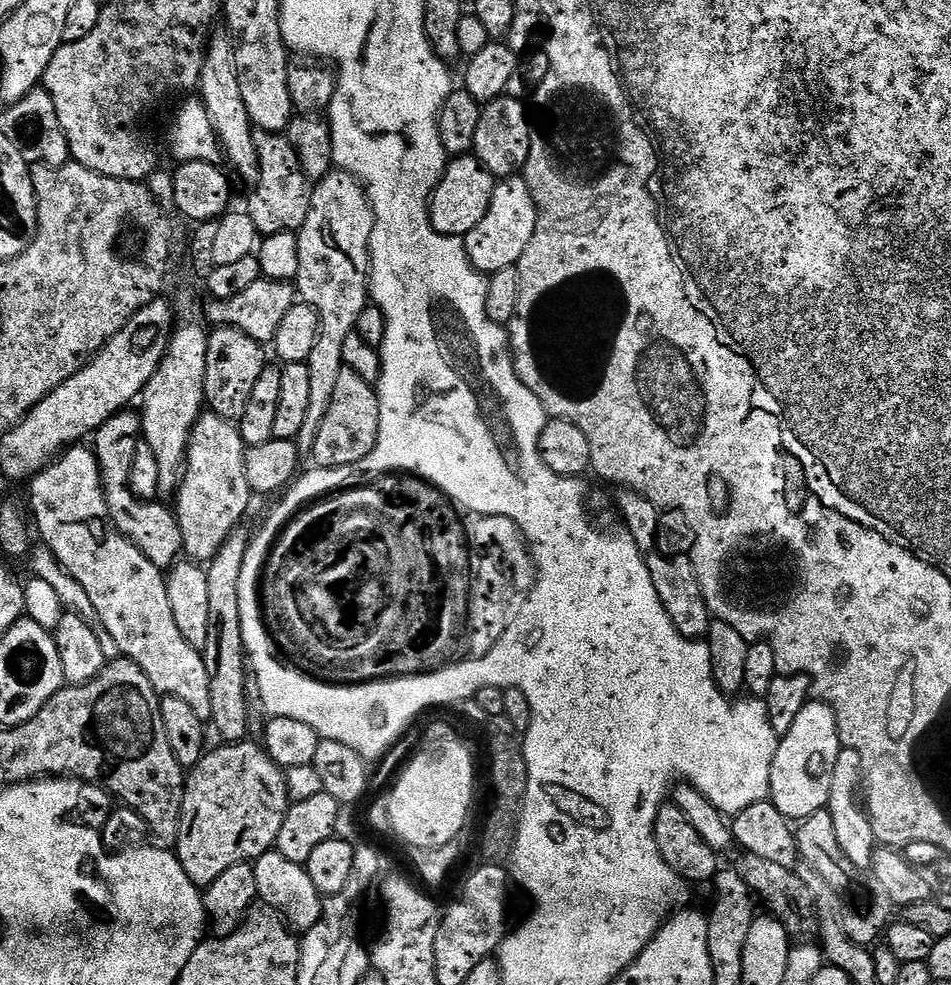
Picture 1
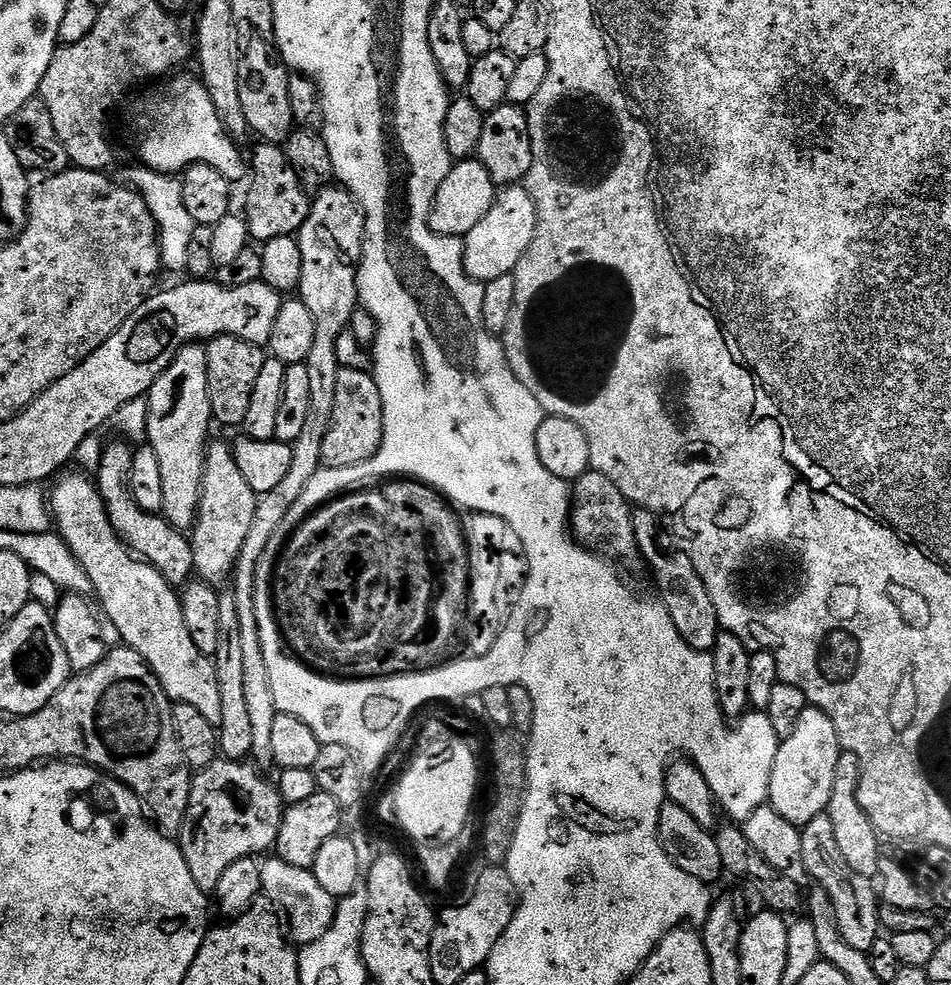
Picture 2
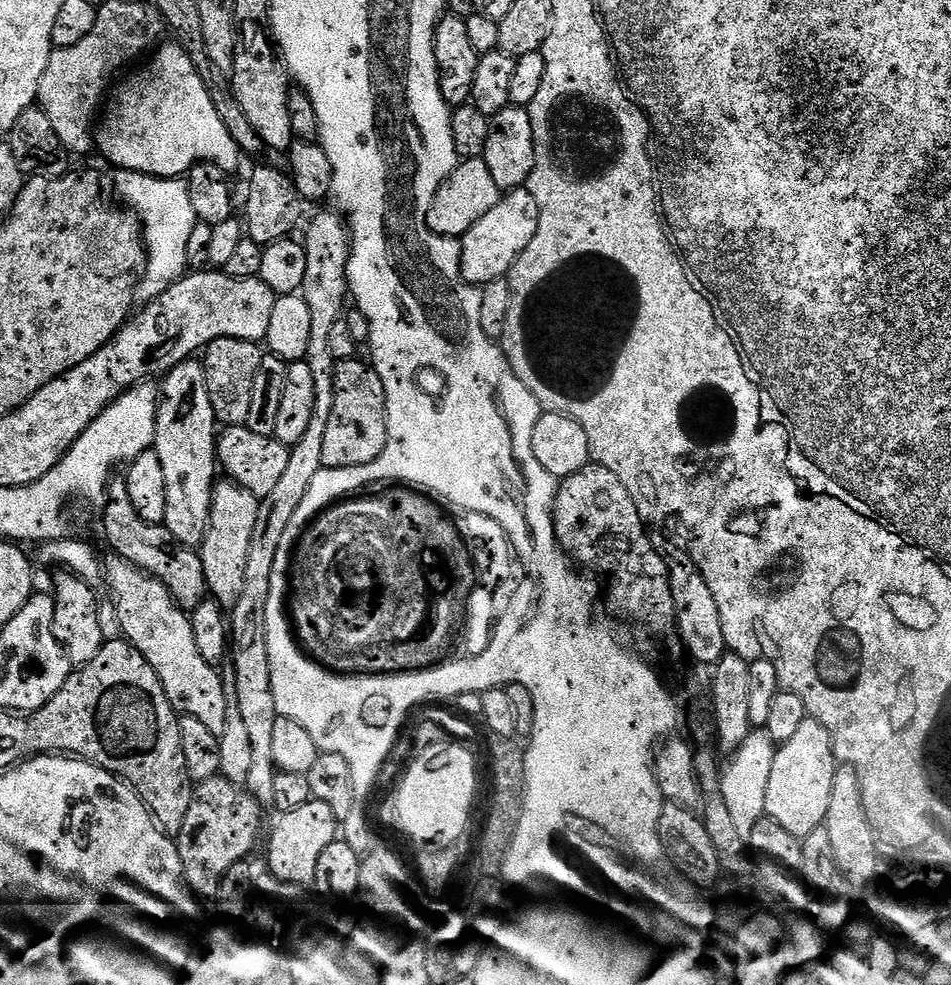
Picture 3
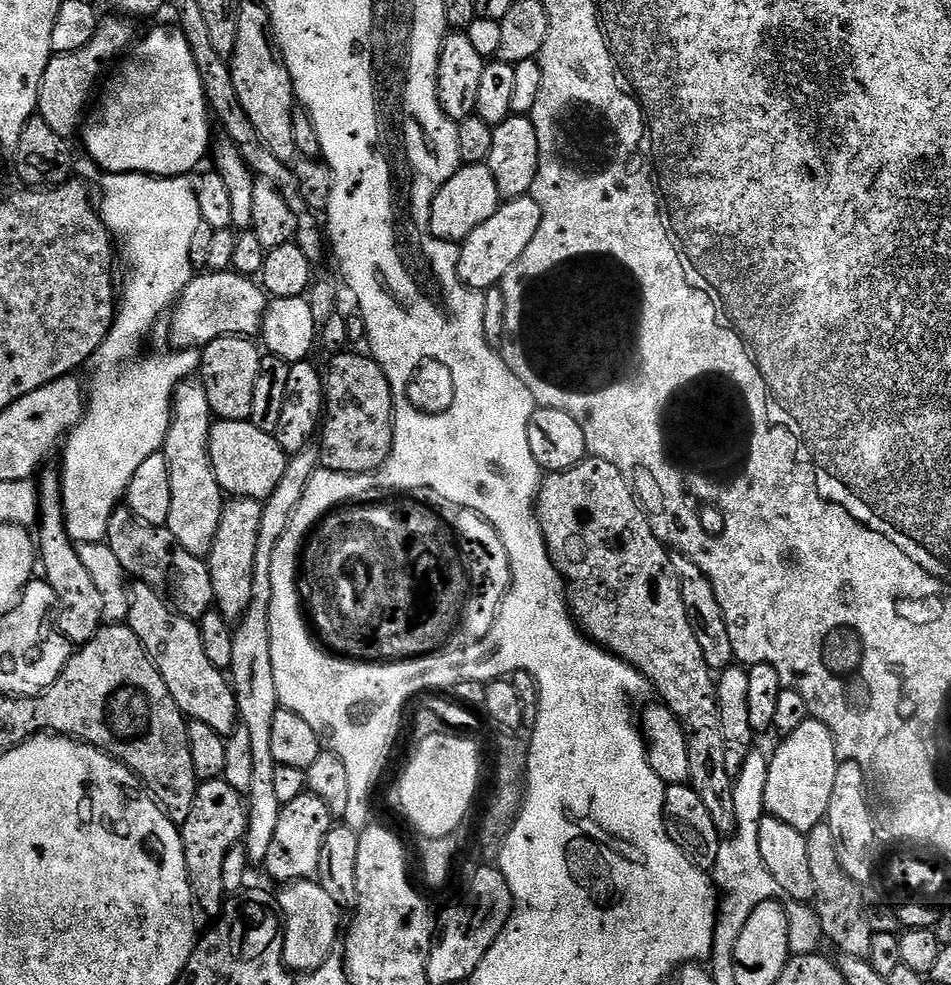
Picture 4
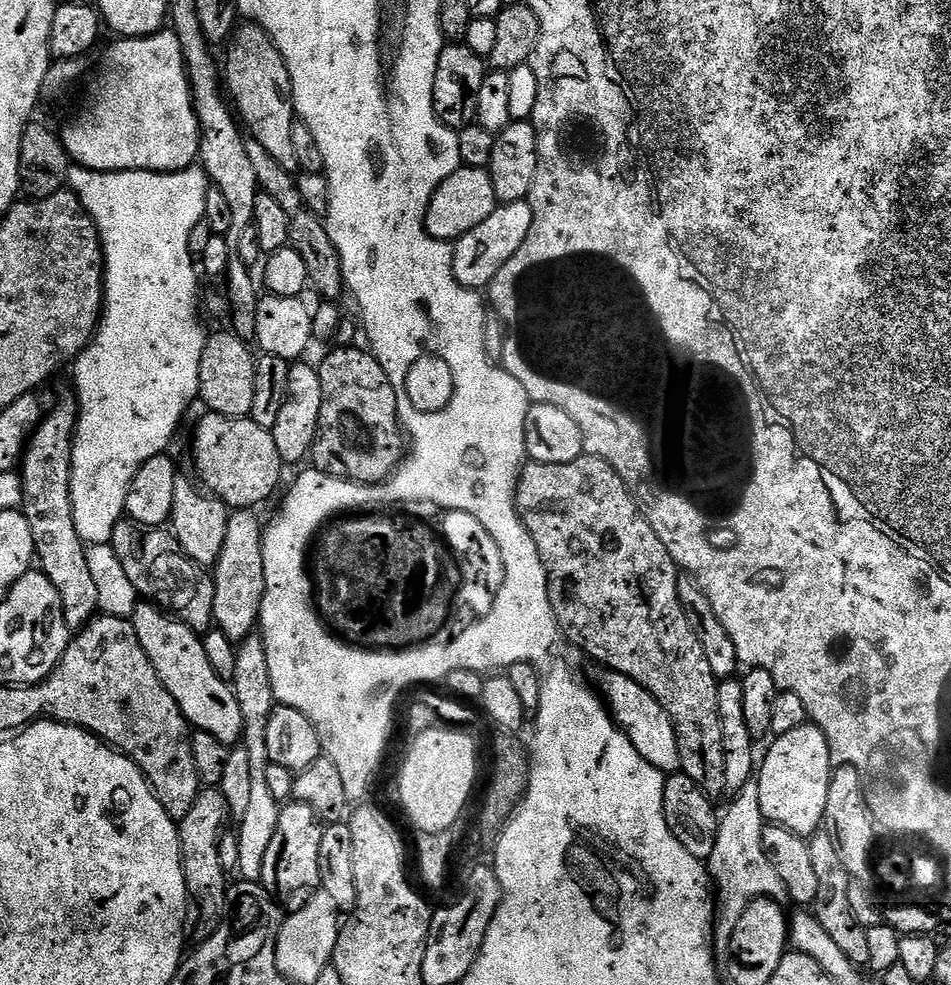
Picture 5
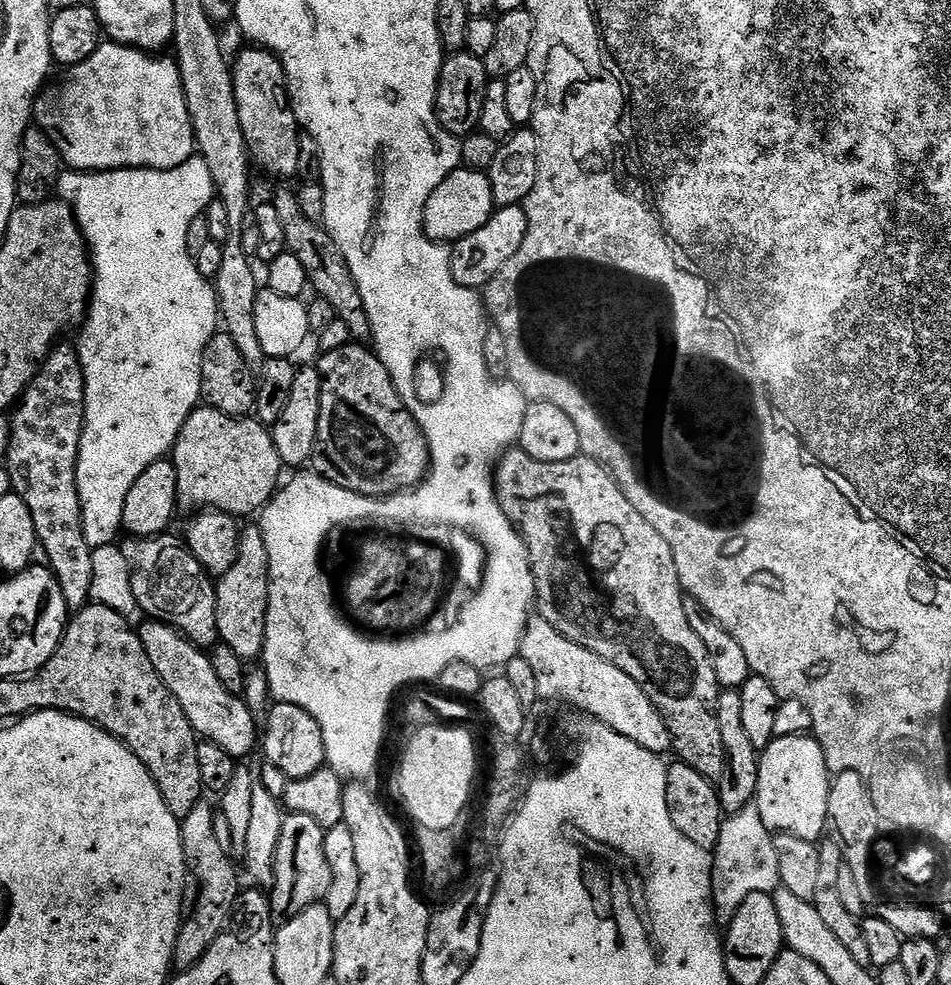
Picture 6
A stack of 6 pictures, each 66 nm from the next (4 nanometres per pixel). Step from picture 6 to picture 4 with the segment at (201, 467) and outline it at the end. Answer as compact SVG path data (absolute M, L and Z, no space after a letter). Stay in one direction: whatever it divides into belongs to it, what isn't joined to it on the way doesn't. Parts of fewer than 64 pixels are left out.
M216 420L210 430L208 453L214 478L225 494L232 498L245 496L261 502L267 500L270 494L274 494L274 486L278 486L282 479L289 458L289 453L284 452L282 446L278 446L275 435L266 430L258 430L258 426L254 426L251 420Z

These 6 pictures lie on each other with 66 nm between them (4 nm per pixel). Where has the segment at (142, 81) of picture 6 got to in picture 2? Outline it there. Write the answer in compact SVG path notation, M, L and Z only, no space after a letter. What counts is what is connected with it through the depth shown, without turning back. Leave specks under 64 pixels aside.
M173 75L165 88L158 89L156 96L149 98L136 120L136 128L140 131L139 163L165 174L180 174L192 164L205 164L214 166L214 170L229 182L237 182L243 176L245 179L245 153L244 156L240 153L241 145L224 129L210 94L195 75L180 75Z

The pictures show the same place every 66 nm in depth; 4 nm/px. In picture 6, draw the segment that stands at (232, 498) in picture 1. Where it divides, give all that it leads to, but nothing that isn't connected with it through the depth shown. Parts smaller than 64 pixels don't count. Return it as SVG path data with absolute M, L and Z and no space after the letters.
M259 526L245 527L240 533L238 558L226 574L215 581L219 643L230 646L238 658L259 661L264 651L264 631L268 613L268 555Z

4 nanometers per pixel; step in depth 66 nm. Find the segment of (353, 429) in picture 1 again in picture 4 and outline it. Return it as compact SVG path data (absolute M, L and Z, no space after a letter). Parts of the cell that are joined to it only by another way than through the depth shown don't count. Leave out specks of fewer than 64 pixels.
M351 350L335 353L324 376L324 419L318 432L320 462L323 467L335 472L374 472L382 467L392 449L392 391L390 382L371 355L359 356Z

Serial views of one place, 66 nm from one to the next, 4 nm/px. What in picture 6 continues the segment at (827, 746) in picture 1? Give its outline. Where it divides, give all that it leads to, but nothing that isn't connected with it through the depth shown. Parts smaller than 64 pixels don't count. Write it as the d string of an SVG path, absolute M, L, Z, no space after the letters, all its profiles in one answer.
M811 734L802 736L777 736L759 753L760 769L758 770L758 790L754 806L758 814L762 814L762 822L769 832L794 834L794 838L806 838L813 842L819 841L828 828L828 789L830 773L826 766L826 758L822 746Z

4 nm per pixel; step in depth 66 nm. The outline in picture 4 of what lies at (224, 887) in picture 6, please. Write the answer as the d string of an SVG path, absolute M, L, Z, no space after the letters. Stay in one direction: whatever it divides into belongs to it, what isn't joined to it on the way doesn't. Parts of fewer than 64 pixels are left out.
M223 778L205 780L194 794L194 806L190 806L190 818L180 828L182 846L186 854L188 881L192 887L192 899L199 911L211 918L219 917L226 893L222 886L222 862L226 854L241 843L248 825L248 806L245 797Z

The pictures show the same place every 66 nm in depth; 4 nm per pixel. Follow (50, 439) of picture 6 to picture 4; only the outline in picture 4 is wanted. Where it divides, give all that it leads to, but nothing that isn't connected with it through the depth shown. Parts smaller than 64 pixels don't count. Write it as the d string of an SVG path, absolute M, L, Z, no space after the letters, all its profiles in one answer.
M45 467L38 476L39 489L39 517L38 529L38 560L46 566L44 579L50 590L56 595L56 611L54 619L60 633L73 646L90 642L94 634L105 623L102 610L102 594L97 584L92 581L86 566L82 566L82 558L78 558L78 547L72 543L70 534L66 530L64 517L64 503L62 502L62 482L57 469Z

